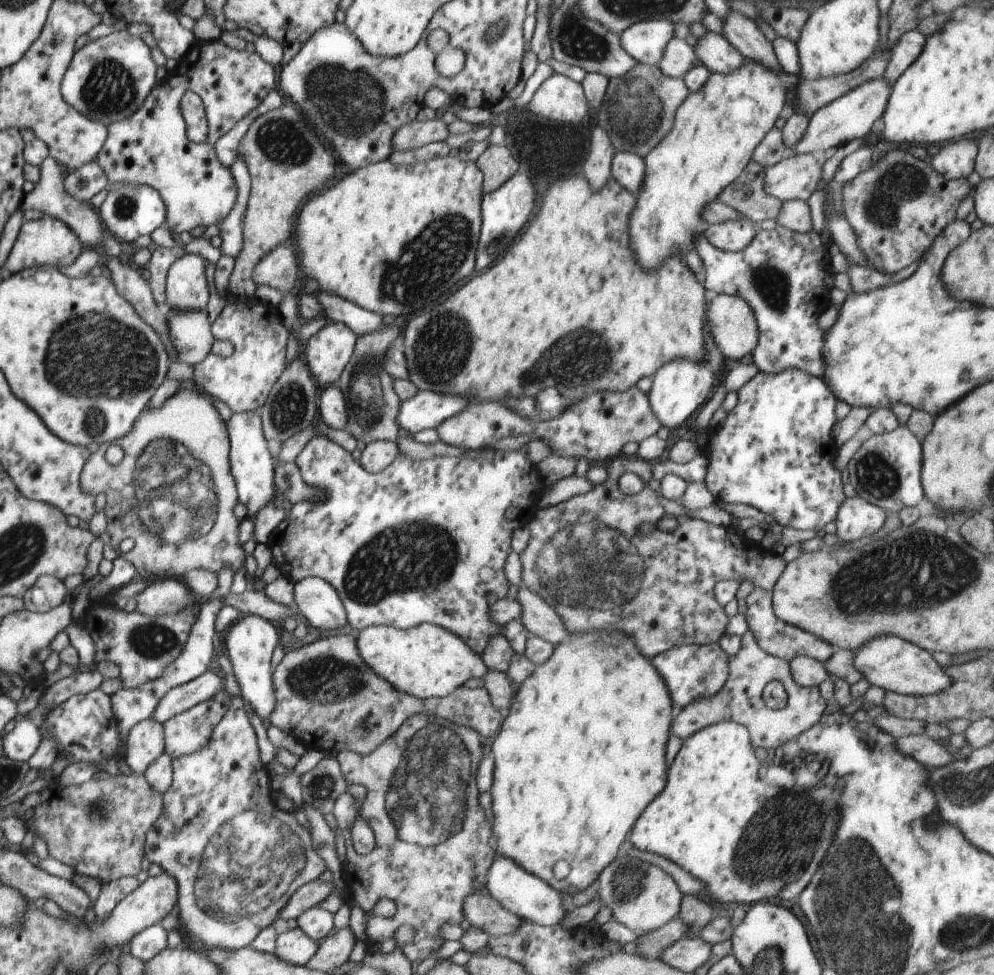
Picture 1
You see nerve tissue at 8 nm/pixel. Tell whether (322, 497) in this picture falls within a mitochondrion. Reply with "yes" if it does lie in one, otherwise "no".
no

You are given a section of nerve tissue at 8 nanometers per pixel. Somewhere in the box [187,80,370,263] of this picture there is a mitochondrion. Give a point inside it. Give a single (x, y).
(287, 141)

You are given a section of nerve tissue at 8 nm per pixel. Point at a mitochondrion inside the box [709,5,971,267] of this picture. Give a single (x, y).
(901, 183)

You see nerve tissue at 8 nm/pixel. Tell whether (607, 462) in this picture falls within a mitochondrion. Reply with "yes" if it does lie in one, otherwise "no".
no

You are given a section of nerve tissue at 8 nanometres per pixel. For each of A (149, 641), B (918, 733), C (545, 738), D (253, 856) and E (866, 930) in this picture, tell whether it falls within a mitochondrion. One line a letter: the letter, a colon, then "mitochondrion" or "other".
A: mitochondrion
B: other
C: other
D: mitochondrion
E: mitochondrion

